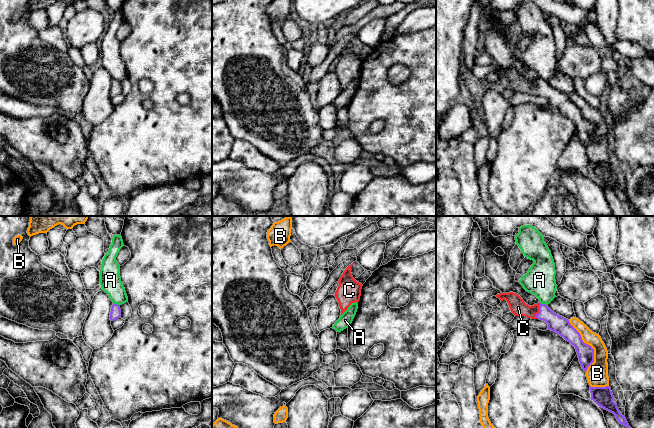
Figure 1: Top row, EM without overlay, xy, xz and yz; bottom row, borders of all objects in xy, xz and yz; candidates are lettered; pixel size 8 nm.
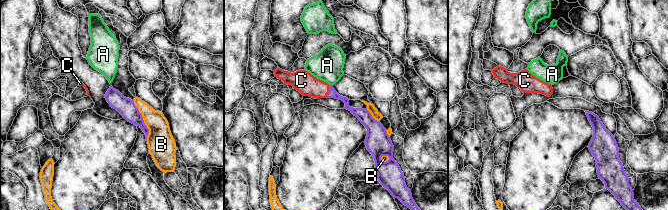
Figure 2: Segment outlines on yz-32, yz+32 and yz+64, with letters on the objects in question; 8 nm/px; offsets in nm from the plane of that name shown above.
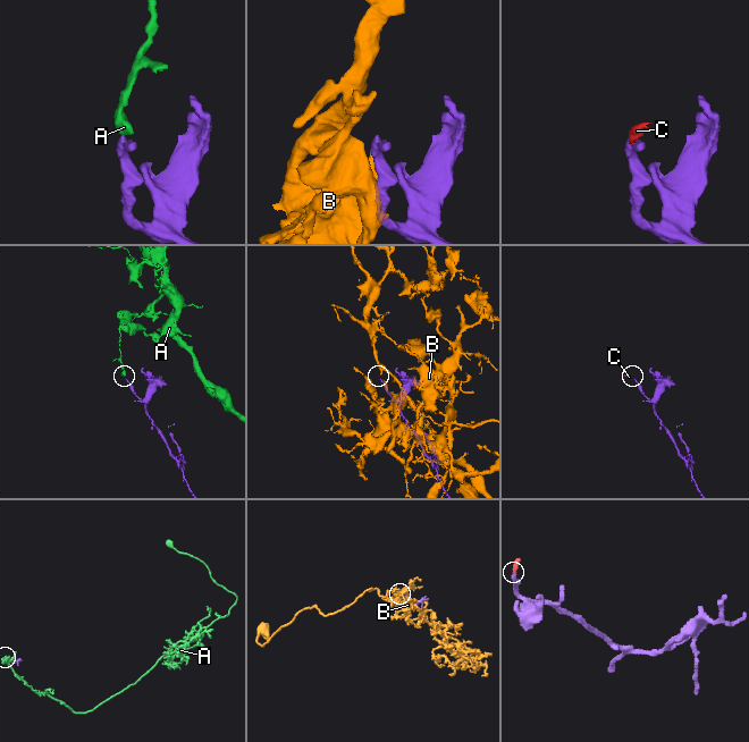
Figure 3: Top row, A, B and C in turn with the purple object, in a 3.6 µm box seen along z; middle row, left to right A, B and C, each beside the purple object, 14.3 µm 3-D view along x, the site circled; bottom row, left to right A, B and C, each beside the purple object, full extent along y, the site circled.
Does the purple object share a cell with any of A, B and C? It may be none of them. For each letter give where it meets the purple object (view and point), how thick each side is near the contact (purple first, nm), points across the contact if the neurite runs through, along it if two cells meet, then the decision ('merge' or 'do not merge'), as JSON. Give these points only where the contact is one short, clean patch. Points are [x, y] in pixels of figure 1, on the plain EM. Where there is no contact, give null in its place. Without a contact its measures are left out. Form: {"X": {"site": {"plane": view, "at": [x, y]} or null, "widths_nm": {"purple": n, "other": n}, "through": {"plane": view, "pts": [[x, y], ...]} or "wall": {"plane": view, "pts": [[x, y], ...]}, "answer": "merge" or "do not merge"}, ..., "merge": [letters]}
{"A": {"site": {"plane": "yz", "at": [544, 80]}, "widths_nm": {"purple": 140, "other": 240}, "wall": {"plane": "yz", "pts": [[540, 78], [547, 81]]}, "answer": "do not merge"}, "B": {"site": {"plane": "yz", "at": [589, 121]}, "widths_nm": {"purple": 140, "other": 180}, "answer": "do not merge"}, "C": {"site": {"plane": "yz", "at": [539, 87]}, "widths_nm": {"purple": 140, "other": 140}, "through": {"plane": "yz", "pts": [[556, 99], [545, 89], [539, 87], [527, 87], [518, 83]]}, "answer": "merge"}, "merge": ["C"]}

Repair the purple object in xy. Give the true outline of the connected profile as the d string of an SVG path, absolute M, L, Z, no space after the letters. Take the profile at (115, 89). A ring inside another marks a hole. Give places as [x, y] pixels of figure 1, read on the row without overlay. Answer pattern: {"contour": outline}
{"contour": "M113 80L112 83L111 83L111 88L110 88L110 96L114 97L114 96L116 96L120 93L121 93L120 81Z"}

